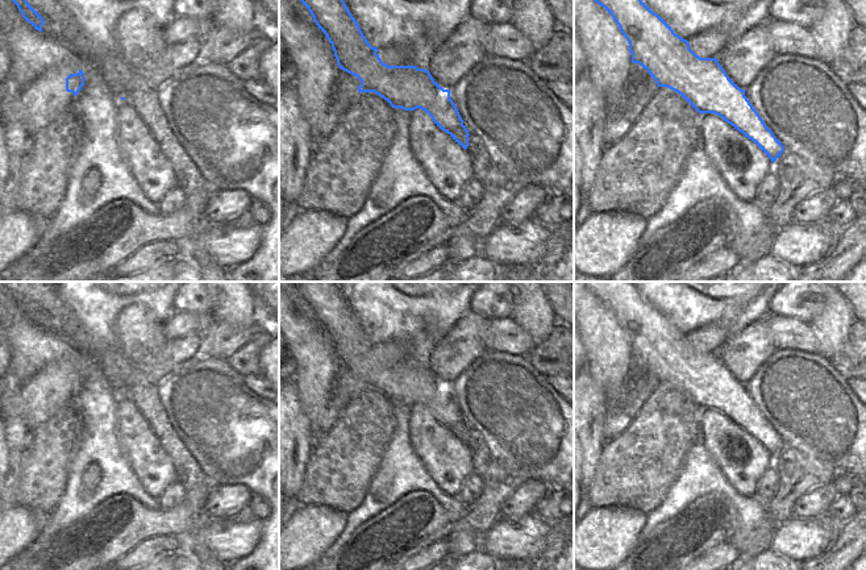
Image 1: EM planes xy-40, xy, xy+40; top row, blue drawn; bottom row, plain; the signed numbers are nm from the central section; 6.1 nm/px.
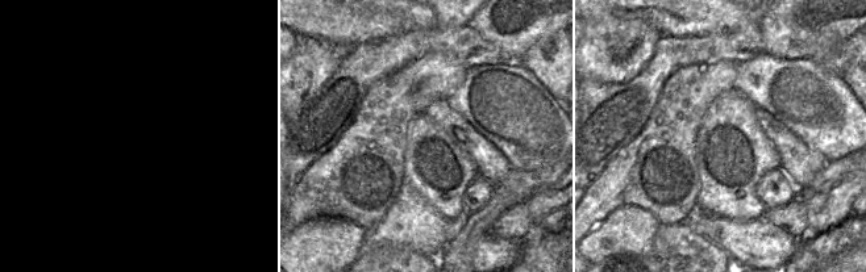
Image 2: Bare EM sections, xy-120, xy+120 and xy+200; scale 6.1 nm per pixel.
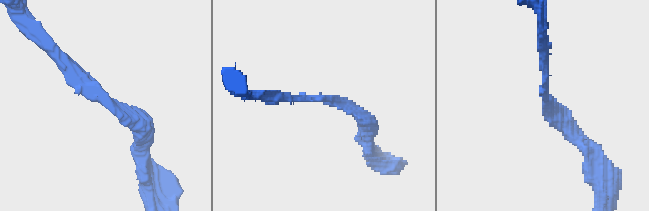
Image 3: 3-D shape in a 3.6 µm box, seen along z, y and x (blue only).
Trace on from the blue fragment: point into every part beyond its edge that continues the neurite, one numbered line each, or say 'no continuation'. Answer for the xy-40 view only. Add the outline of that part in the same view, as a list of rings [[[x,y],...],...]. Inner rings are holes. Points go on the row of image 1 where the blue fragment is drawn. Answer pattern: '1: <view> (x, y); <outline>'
no continuation

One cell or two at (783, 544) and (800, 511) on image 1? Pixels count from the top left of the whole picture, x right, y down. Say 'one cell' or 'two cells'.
two cells

